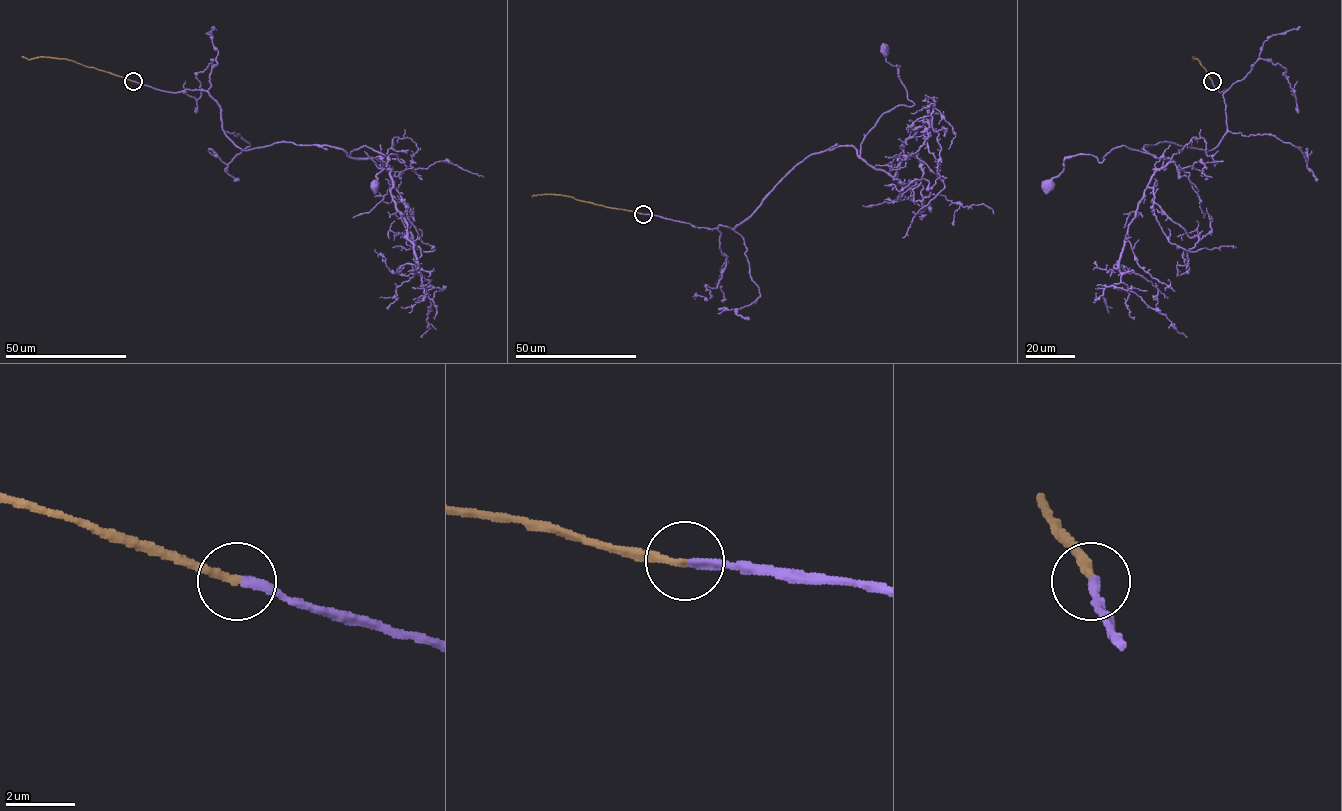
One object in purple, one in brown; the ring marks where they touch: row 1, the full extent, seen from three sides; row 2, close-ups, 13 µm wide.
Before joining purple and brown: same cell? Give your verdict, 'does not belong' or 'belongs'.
belongs

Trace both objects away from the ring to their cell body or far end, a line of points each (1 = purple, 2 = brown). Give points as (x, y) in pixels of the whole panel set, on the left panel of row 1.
1: (134, 81), (206, 90), (242, 150), (290, 141), (349, 156), (364, 146), (402, 163), (396, 154), (375, 186)
2: (133, 81), (72, 60), (49, 57), (27, 59), (22, 56)

